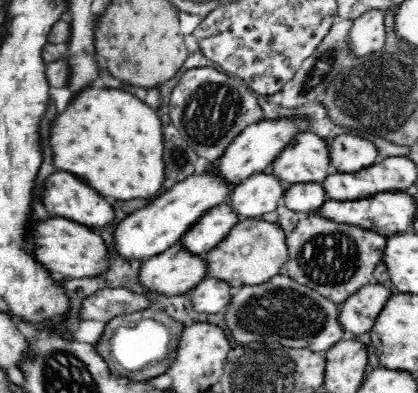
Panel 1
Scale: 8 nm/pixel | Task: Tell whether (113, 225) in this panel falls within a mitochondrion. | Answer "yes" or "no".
no

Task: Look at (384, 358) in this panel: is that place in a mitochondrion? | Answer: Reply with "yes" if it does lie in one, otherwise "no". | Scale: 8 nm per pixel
no

